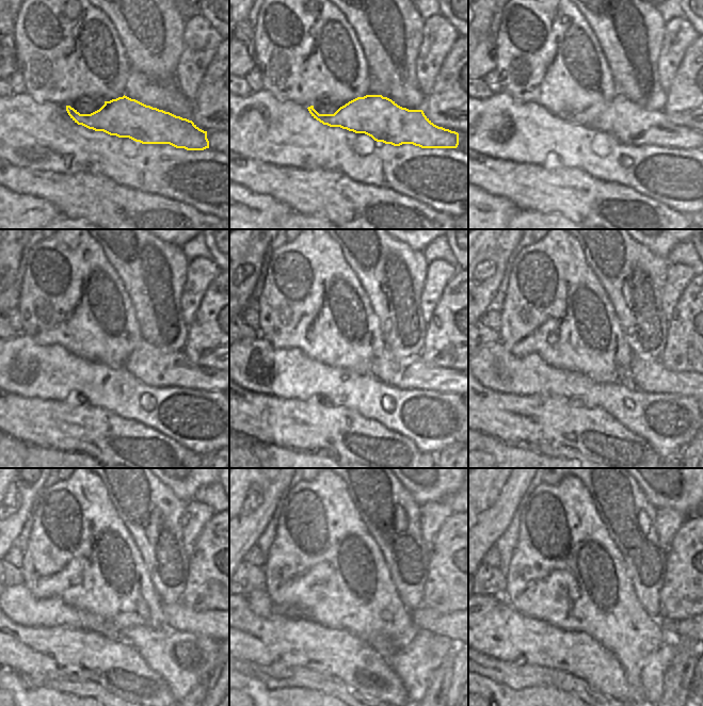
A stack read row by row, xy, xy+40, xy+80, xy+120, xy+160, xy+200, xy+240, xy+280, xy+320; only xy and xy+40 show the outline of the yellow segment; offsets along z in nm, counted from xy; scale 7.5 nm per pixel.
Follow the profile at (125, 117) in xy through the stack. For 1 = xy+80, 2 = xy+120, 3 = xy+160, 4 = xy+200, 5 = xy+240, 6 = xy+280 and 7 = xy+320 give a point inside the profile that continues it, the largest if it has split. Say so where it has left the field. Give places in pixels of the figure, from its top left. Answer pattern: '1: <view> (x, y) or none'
1: xy+80 (629, 124)
2: xy+120 (156, 368)
3: xy+160 (411, 372)
4: xy+200 (650, 375)
5: xy+240 (177, 616)
6: xy+280 (425, 619)
7: xy+320 (684, 627)

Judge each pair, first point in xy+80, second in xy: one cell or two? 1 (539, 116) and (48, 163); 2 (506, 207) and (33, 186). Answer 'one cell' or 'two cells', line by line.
1: one cell
2: two cells

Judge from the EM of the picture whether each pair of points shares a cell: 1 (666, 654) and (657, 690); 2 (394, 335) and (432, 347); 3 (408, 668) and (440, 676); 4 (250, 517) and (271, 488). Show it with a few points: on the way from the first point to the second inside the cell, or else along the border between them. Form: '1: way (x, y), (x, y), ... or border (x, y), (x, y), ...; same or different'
1: way (657, 662), (657, 682); same
2: border (427, 325), (425, 345), (419, 354); different
3: border (447, 654), (433, 672), (424, 694); different
4: way (256, 510), (264, 502), (265, 496); same

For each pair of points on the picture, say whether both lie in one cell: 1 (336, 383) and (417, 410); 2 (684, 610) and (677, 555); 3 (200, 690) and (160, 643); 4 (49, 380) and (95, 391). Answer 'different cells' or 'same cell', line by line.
1: same cell
2: same cell
3: different cells
4: same cell

